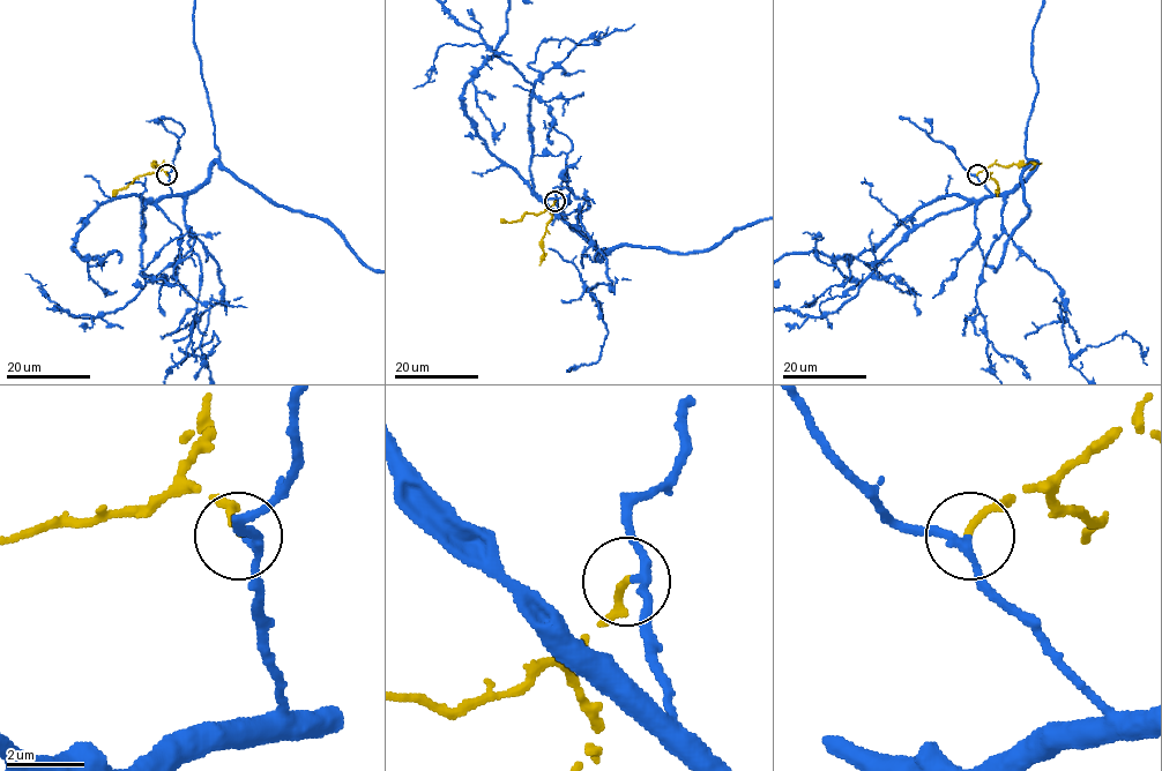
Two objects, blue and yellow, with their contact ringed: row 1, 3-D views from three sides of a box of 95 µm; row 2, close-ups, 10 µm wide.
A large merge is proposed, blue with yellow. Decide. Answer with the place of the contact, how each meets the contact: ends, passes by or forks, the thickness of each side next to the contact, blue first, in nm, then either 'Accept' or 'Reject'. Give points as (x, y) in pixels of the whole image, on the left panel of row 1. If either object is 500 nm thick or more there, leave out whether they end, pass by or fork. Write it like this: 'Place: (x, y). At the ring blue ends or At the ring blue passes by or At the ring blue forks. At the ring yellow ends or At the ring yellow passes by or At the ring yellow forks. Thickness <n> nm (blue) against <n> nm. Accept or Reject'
Place: (166, 174). At the ring blue passes by. At the ring yellow ends. Thickness 200 nm (blue) against 170 nm. Accept

